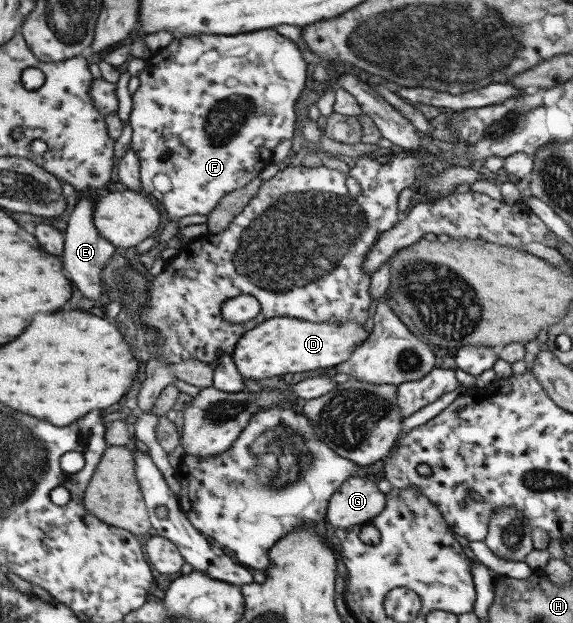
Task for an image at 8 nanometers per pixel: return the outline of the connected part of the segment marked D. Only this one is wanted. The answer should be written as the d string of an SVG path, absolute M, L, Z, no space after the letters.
M273 317L244 333L231 356L237 371L243 377L254 380L271 377L277 380L285 374L334 369L351 357L355 347L361 345L369 337L369 333L364 323L356 321L312 323L289 317Z

